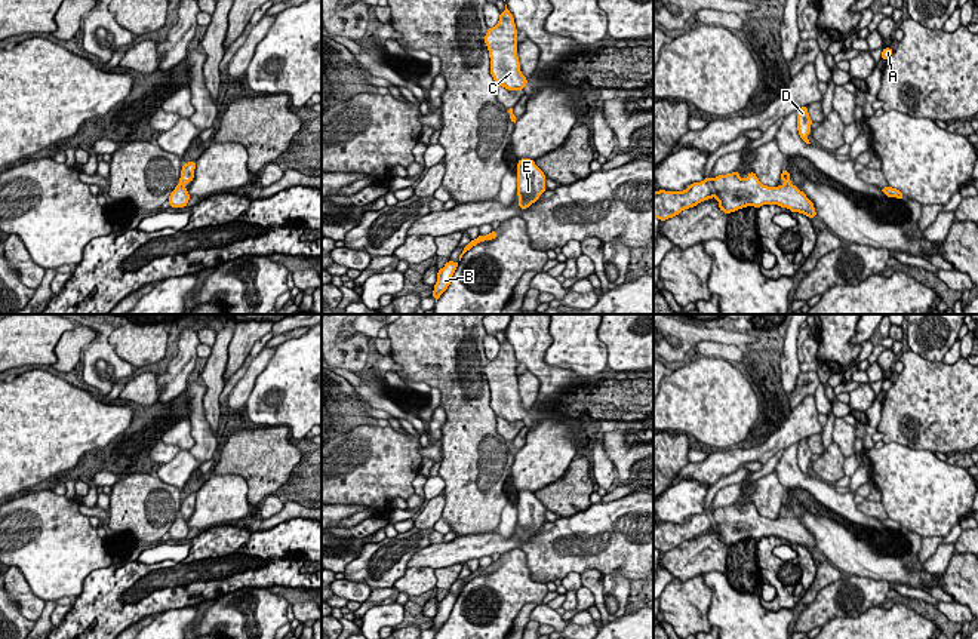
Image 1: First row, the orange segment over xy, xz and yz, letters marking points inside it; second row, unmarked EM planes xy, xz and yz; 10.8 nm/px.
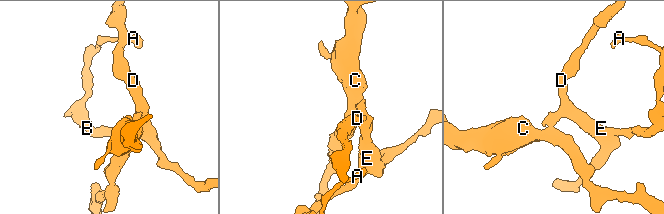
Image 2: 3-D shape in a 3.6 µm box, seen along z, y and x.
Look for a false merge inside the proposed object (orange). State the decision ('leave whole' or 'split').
leave whole

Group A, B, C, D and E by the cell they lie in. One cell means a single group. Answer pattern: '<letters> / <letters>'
A B C D E

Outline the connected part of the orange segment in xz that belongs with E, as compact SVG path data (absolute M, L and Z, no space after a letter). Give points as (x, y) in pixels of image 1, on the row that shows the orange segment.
M530 159L517 162L517 196L520 209L528 209L547 190L544 172Z

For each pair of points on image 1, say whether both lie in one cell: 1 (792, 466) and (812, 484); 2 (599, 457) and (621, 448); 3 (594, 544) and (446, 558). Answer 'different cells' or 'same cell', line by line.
1: same cell
2: different cells
3: same cell

